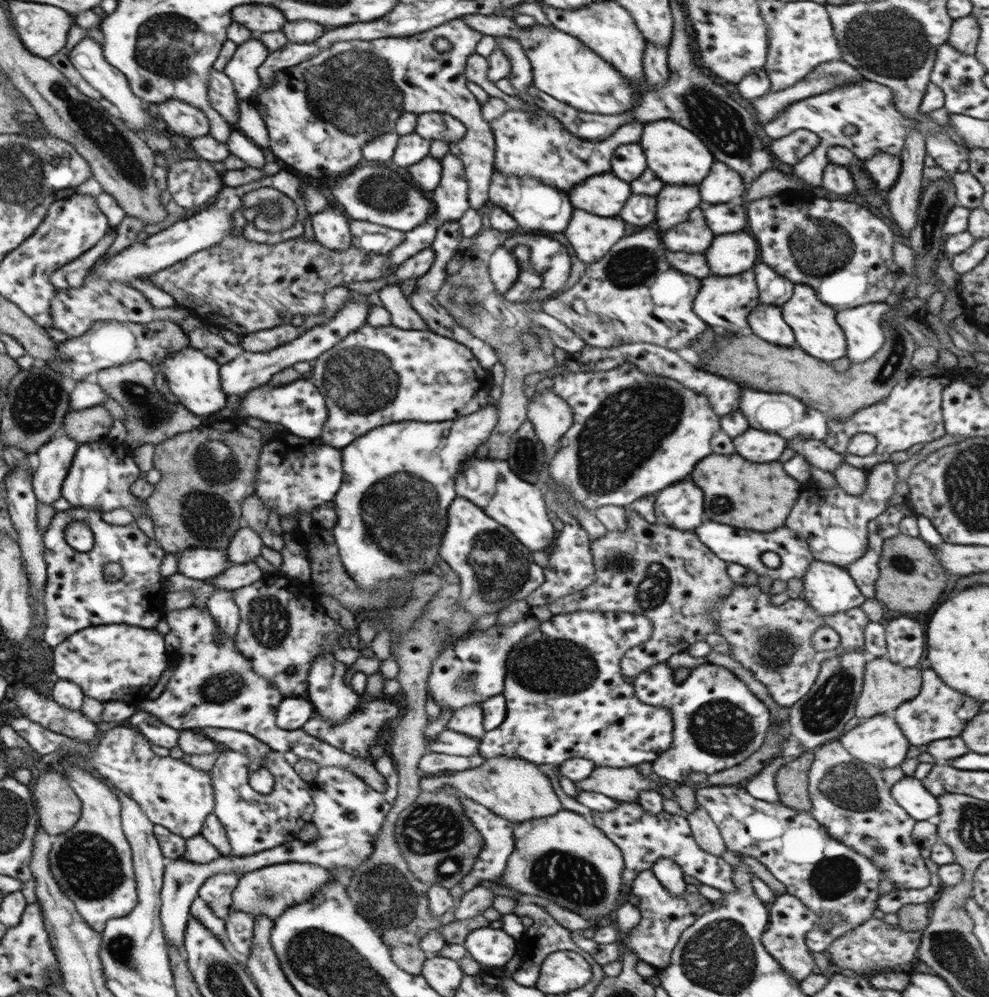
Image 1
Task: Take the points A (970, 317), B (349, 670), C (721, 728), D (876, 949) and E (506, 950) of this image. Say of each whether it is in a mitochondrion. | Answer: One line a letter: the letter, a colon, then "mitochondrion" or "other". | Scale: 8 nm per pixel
A: other
B: other
C: mitochondrion
D: other
E: other

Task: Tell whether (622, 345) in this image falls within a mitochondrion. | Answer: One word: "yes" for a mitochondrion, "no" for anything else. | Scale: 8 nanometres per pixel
no

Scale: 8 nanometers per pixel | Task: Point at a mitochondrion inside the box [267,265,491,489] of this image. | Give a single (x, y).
(362, 380)

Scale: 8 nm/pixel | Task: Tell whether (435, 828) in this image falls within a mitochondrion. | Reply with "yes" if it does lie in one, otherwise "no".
yes

